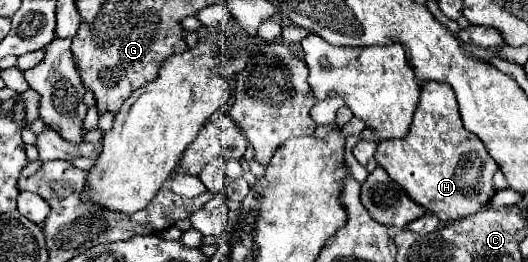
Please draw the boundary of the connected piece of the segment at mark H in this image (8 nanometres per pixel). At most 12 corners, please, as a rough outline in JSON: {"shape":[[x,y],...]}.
{"shape":[[421,87],[375,161],[445,221],[483,211],[499,169],[451,87]]}

